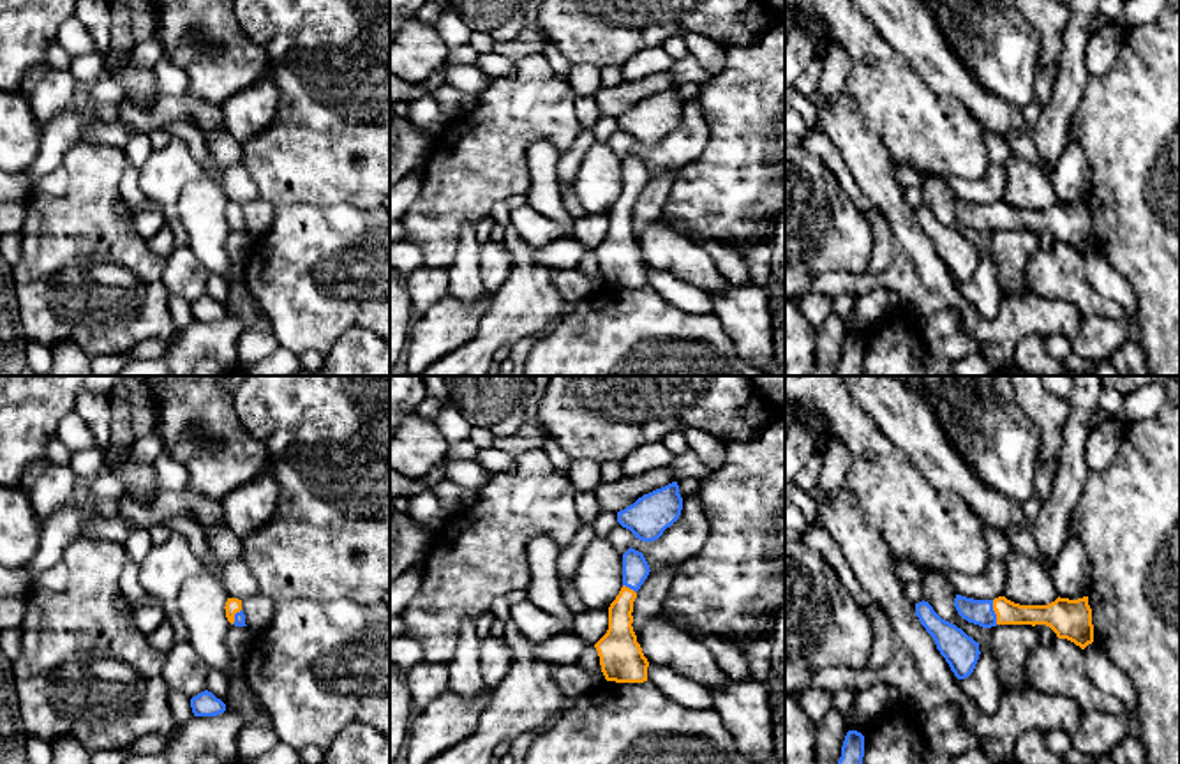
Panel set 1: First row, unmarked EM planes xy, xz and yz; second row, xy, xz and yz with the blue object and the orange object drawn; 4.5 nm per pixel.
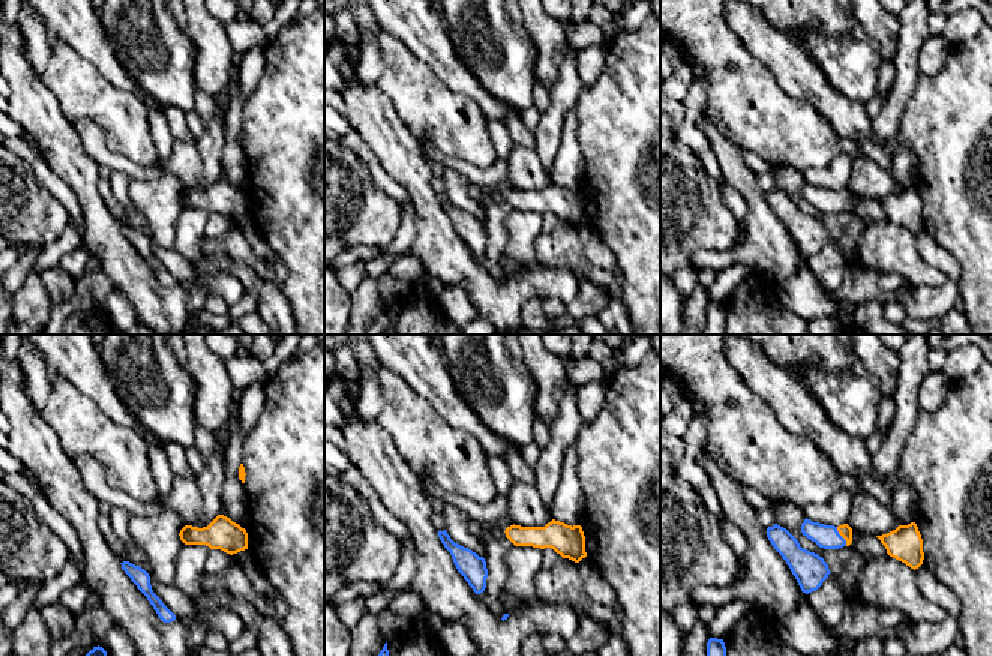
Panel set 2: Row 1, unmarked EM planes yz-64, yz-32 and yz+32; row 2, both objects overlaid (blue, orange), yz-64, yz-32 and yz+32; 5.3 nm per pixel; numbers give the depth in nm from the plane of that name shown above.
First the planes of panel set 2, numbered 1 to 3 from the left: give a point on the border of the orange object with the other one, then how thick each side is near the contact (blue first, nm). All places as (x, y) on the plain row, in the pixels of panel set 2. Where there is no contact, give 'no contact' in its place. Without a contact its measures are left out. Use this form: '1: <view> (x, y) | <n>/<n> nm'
1: no contact
2: no contact
3: yz+32 (841, 200) | 130/70 nm

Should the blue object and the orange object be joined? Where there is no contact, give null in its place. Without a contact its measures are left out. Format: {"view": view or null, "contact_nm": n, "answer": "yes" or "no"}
{"view": "yz", "contact_nm": 110, "answer": "yes"}

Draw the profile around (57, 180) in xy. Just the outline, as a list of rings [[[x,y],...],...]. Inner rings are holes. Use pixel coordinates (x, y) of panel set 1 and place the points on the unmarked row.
[[[58,166],[55,171],[46,175],[42,180],[34,184],[34,189],[39,192],[51,194],[55,198],[60,198],[65,194],[69,184],[69,176],[62,166]]]

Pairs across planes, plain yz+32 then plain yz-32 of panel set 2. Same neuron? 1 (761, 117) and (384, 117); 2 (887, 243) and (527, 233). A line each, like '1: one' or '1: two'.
1: two
2: two

